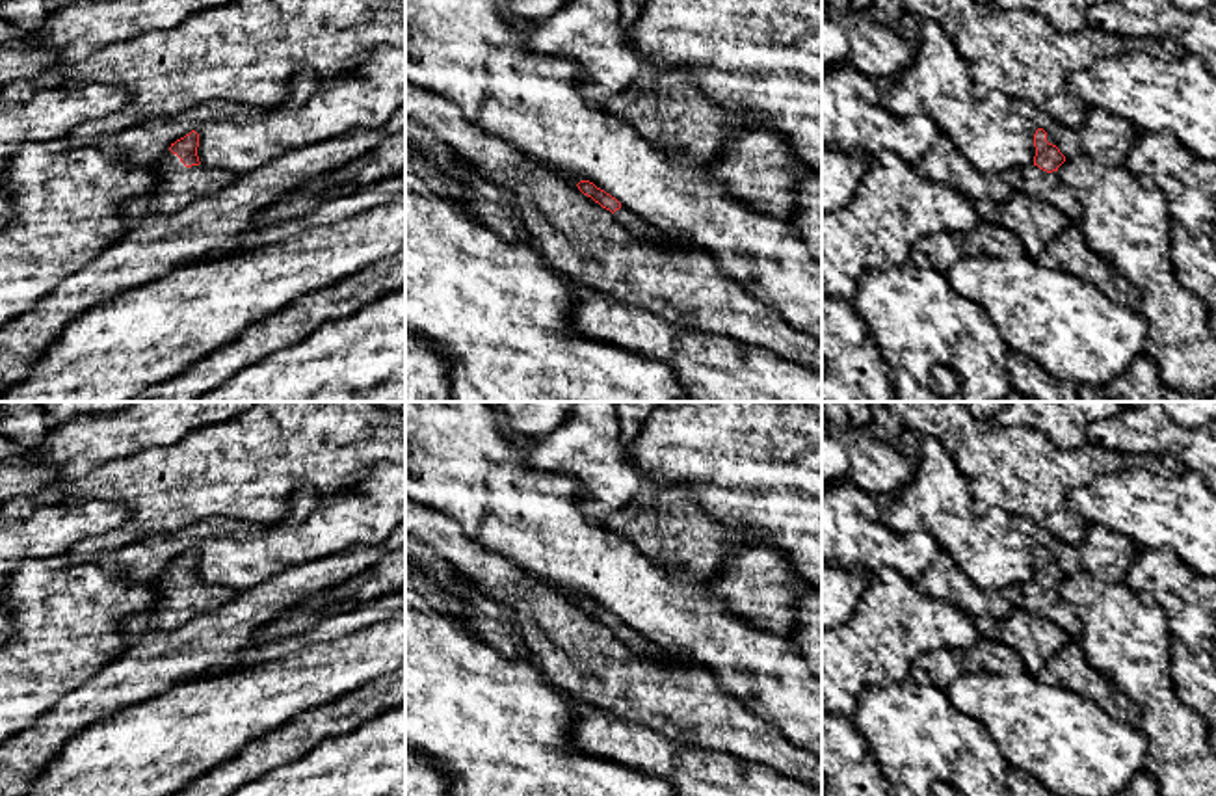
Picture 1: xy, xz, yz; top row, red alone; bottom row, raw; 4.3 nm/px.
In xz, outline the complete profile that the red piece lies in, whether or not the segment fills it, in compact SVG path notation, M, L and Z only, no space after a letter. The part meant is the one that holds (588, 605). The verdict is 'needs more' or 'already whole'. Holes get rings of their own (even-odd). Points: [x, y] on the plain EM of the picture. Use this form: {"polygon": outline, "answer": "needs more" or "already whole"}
{"polygon": "M580 597L576 603L584 612L591 614L602 625L610 627L614 634L623 642L627 653L634 653L634 655L640 655L645 658L656 658L656 660L666 658L667 651L645 640L641 634L638 634L628 625L625 625L615 614L597 604L593 599Z", "answer": "needs more"}

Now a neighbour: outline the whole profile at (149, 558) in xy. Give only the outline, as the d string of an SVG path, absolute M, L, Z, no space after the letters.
M212 517L203 523L193 523L188 528L141 539L115 551L106 552L97 562L100 565L123 571L126 575L139 577L143 580L158 580L171 571L169 564L195 547L205 537L245 537L257 536L266 530L264 524L253 524L247 521L234 521L225 517Z

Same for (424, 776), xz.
M405 746L405 796L450 796L454 781L435 759Z

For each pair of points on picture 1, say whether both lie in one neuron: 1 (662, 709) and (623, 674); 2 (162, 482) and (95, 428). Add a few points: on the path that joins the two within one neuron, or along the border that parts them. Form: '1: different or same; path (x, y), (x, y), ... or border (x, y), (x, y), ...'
1: same; path (653, 700), (633, 683)
2: different; border (173, 445), (155, 445), (112, 458), (90, 473)

